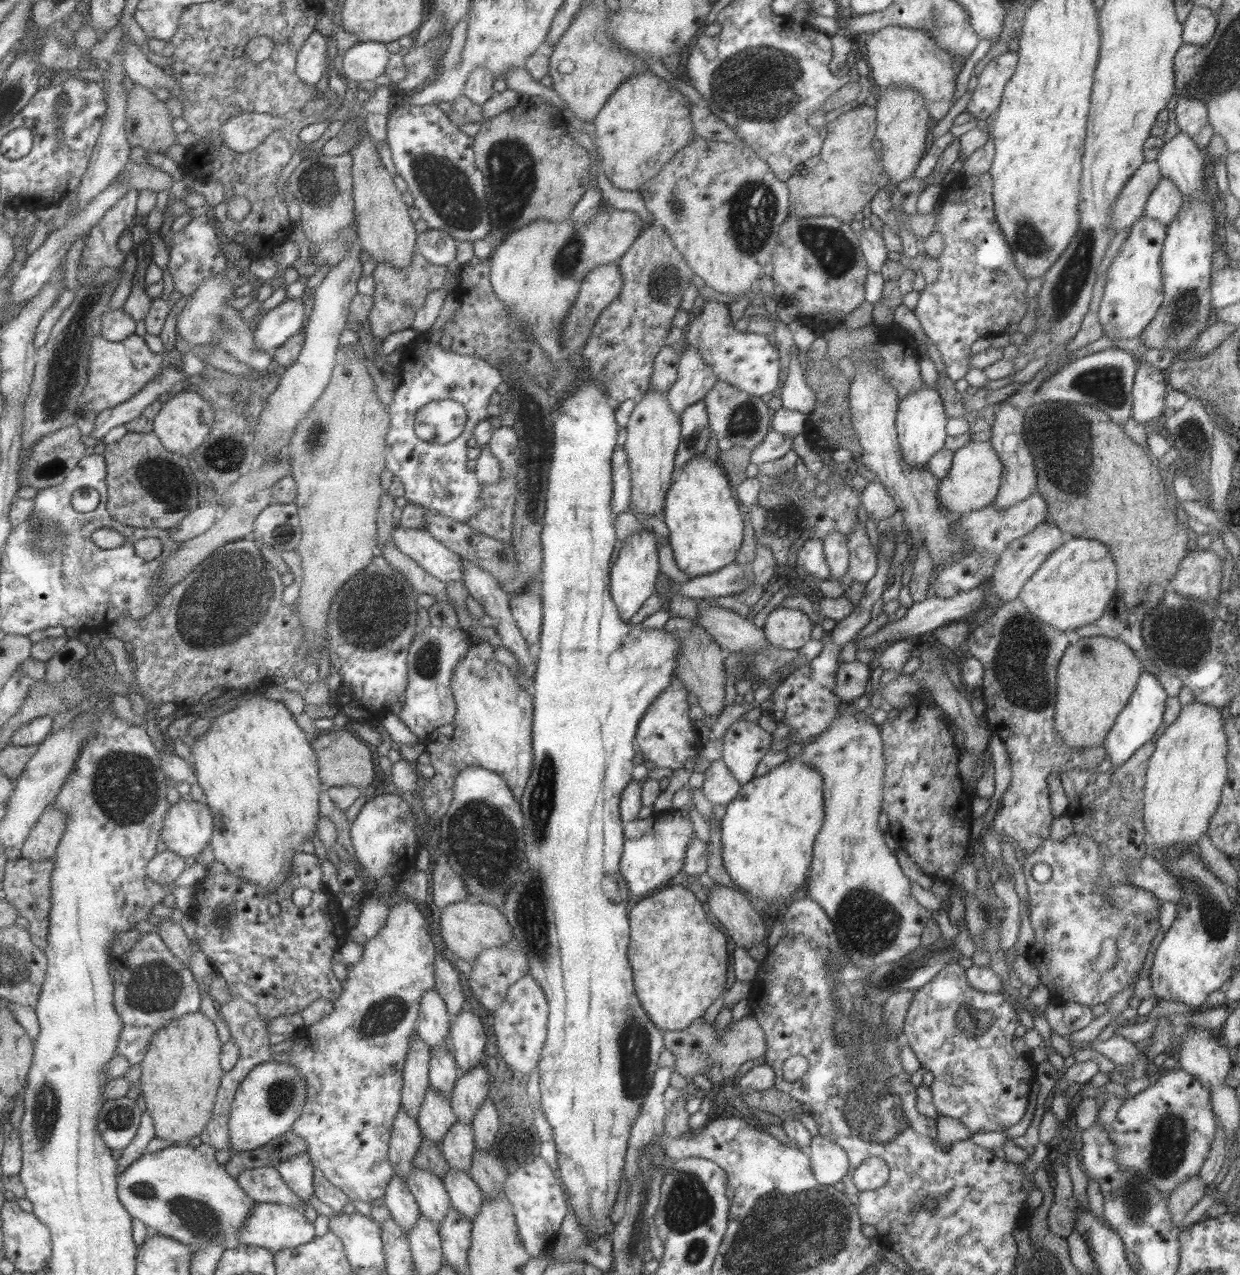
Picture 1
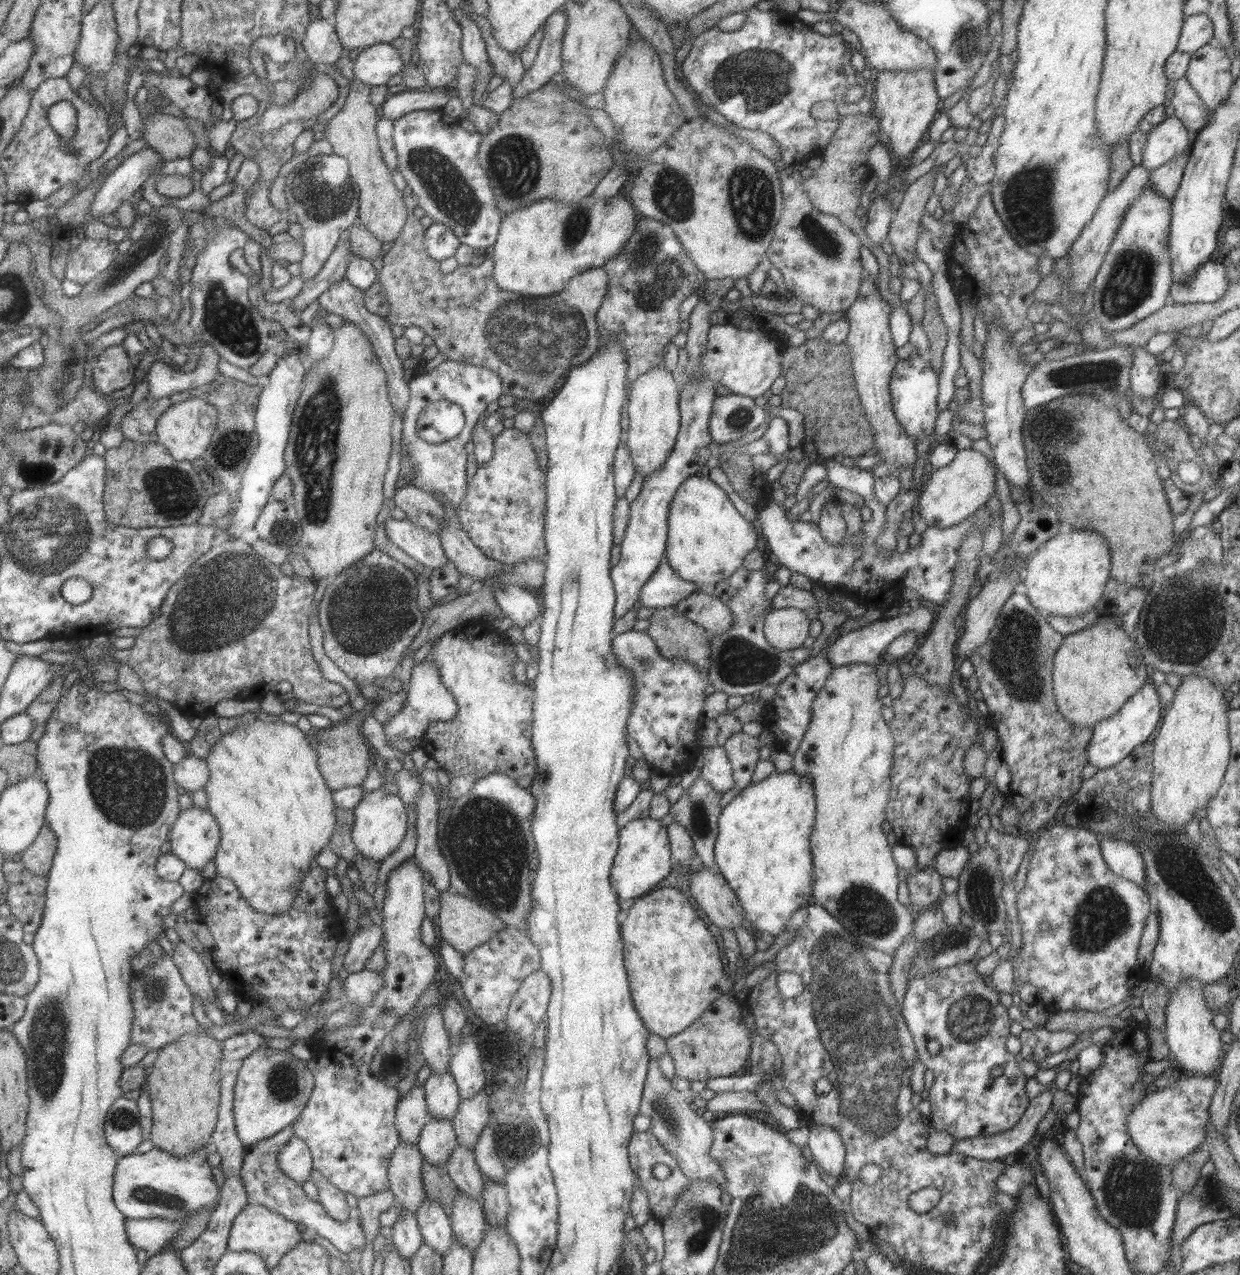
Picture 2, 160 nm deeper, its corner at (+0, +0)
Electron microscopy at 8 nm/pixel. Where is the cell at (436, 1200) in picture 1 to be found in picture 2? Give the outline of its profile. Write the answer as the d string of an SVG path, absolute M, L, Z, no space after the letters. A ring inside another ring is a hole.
M426 1198L415 1213L422 1242L432 1248L438 1256L444 1254L452 1247L454 1236L450 1226L450 1218L445 1215L443 1206L434 1200Z

